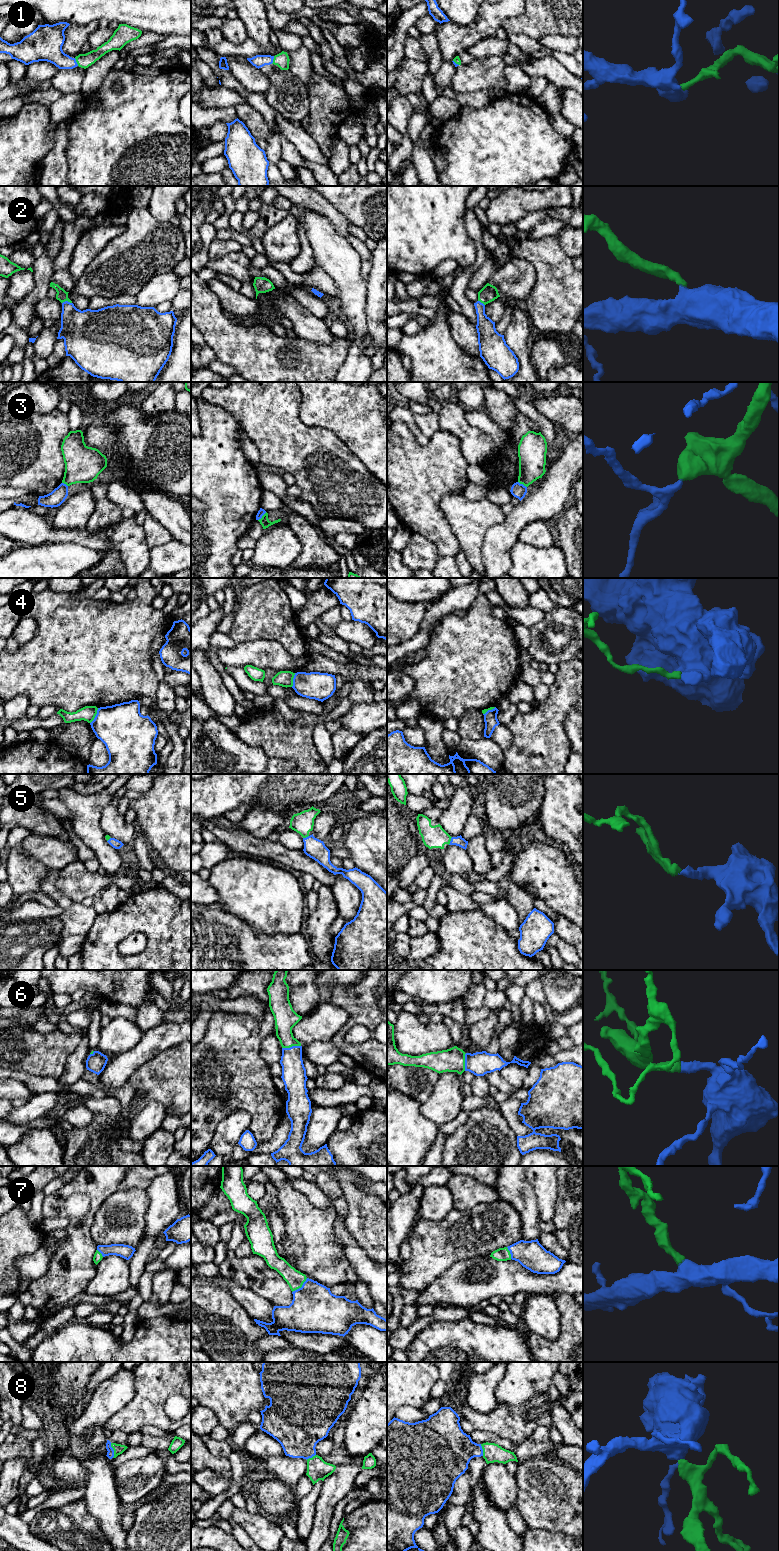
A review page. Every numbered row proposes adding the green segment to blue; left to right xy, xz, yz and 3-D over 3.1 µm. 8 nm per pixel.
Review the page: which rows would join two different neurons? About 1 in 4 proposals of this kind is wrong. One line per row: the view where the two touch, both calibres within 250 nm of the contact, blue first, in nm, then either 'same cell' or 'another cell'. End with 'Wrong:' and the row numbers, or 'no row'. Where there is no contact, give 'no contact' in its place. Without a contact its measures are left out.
1: meets blue in xy; 200 nm thick on the blue side, 110 nm on the other; same cell
2: meets blue in xy; 300 nm thick on the blue side, 90 nm on the other; same cell
3: meets blue in xz; 60 nm thick on the blue side, 80 nm on the other; another cell
4: meets blue in xy; 380 nm thick on the blue side, 120 nm on the other; another cell
5: meets blue in yz; 80 nm thick on the blue side, 180 nm on the other; same cell
6: meets blue in xz; 190 nm thick on the blue side, 180 nm on the other; same cell
7: meets blue in xz; 380 nm thick on the blue side, 140 nm on the other; same cell
8: meets blue in xy; 60 nm thick on the blue side, 80 nm on the other; same cell
Wrong: 3, 4

